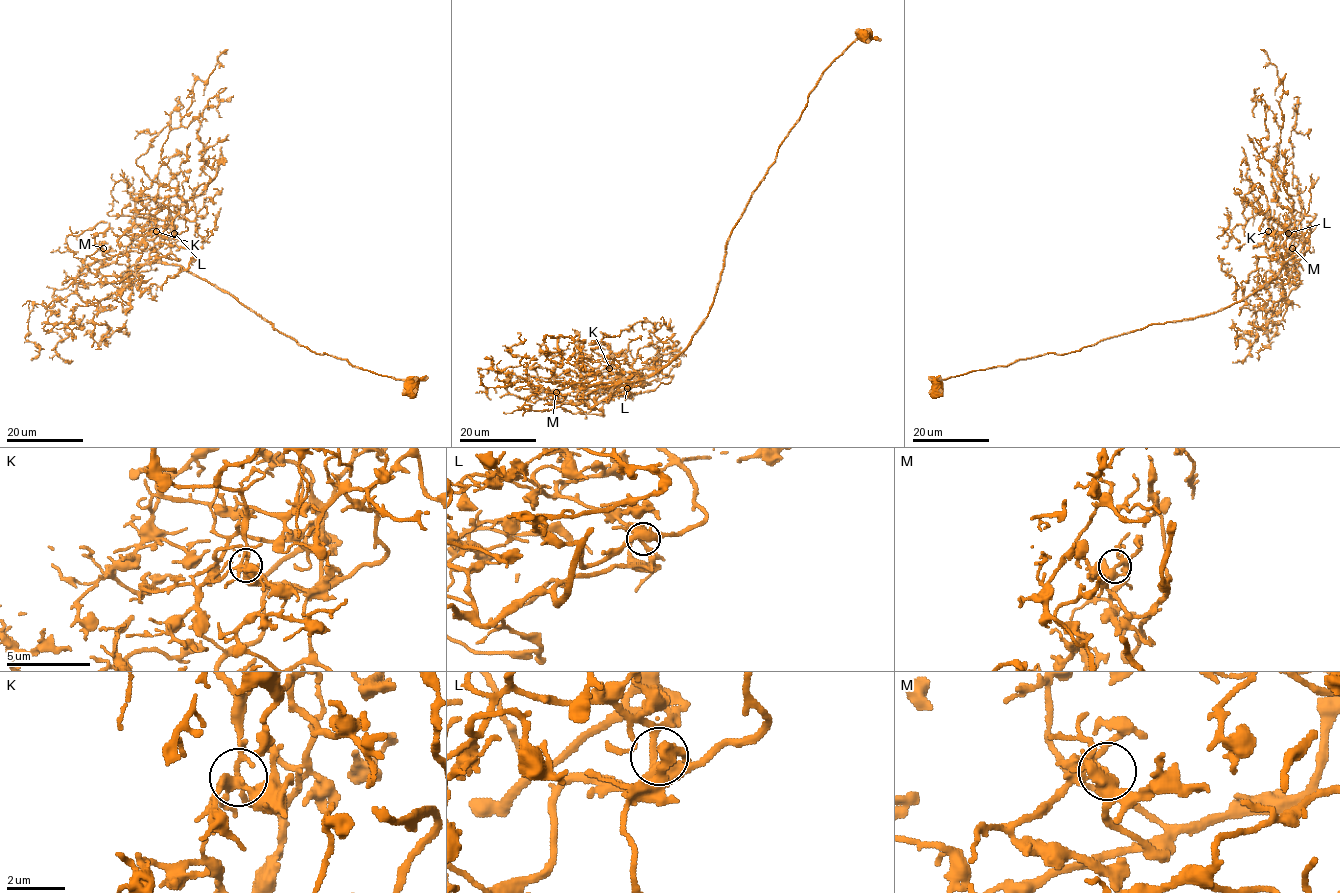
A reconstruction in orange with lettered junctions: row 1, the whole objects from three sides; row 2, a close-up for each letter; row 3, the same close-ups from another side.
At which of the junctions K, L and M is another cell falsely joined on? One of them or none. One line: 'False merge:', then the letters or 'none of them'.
False merge: none of them

